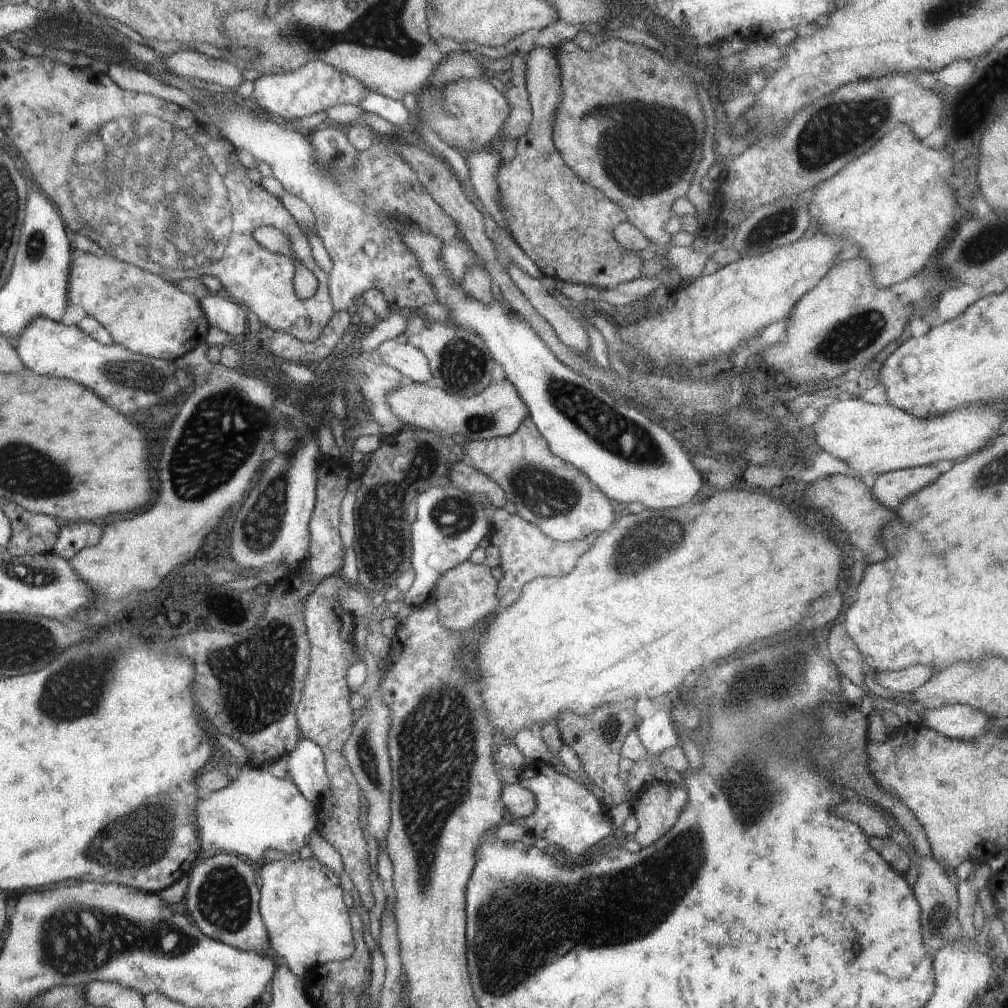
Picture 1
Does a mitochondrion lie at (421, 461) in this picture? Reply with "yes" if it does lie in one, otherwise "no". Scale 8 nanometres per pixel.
no

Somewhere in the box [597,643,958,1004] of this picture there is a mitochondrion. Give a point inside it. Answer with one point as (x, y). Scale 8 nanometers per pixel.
(744, 790)

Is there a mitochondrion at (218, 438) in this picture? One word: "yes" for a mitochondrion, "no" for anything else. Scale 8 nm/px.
yes

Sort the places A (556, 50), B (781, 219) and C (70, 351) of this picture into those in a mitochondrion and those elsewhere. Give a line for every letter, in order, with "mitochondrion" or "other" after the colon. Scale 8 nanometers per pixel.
A: other
B: mitochondrion
C: other

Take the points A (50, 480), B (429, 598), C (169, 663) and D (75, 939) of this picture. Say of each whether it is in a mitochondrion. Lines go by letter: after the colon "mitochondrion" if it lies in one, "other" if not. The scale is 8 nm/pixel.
A: mitochondrion
B: other
C: other
D: mitochondrion

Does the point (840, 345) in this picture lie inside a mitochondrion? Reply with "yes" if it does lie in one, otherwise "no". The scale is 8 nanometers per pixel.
yes

